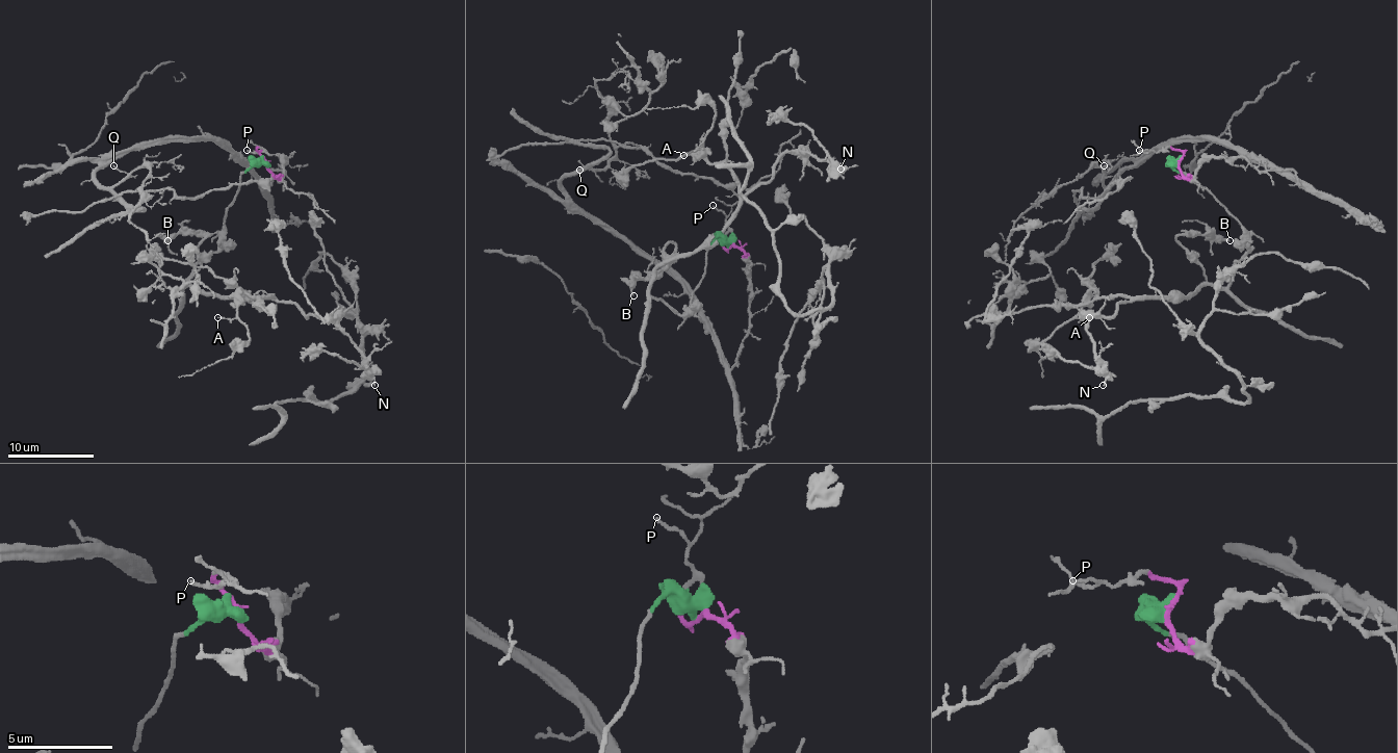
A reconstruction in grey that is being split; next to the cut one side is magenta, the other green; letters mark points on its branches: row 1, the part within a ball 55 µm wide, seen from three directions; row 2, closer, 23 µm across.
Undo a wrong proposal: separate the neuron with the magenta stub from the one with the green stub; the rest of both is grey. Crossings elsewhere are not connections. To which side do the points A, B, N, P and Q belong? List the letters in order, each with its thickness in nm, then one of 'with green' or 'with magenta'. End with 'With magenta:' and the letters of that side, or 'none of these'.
A: calibre 120 nm; with green
B: calibre 190 nm; with green
N: calibre 150 nm; with green
P: calibre 130 nm; with magenta
Q: calibre 130 nm; with magenta
With magenta: P, Q

